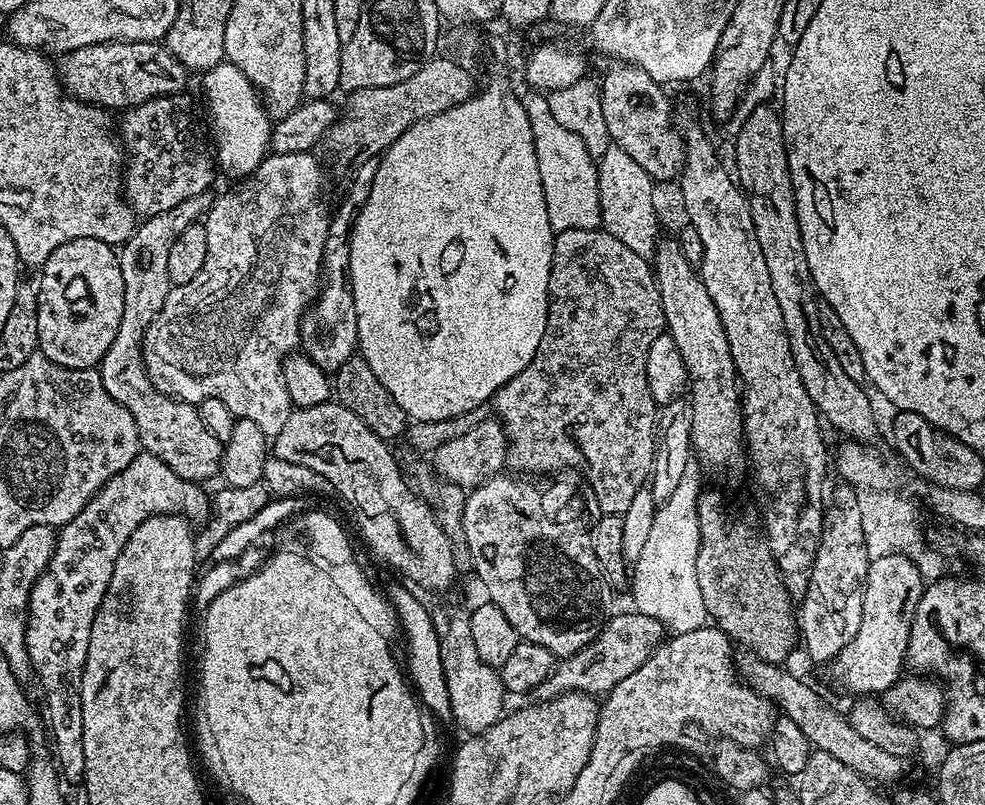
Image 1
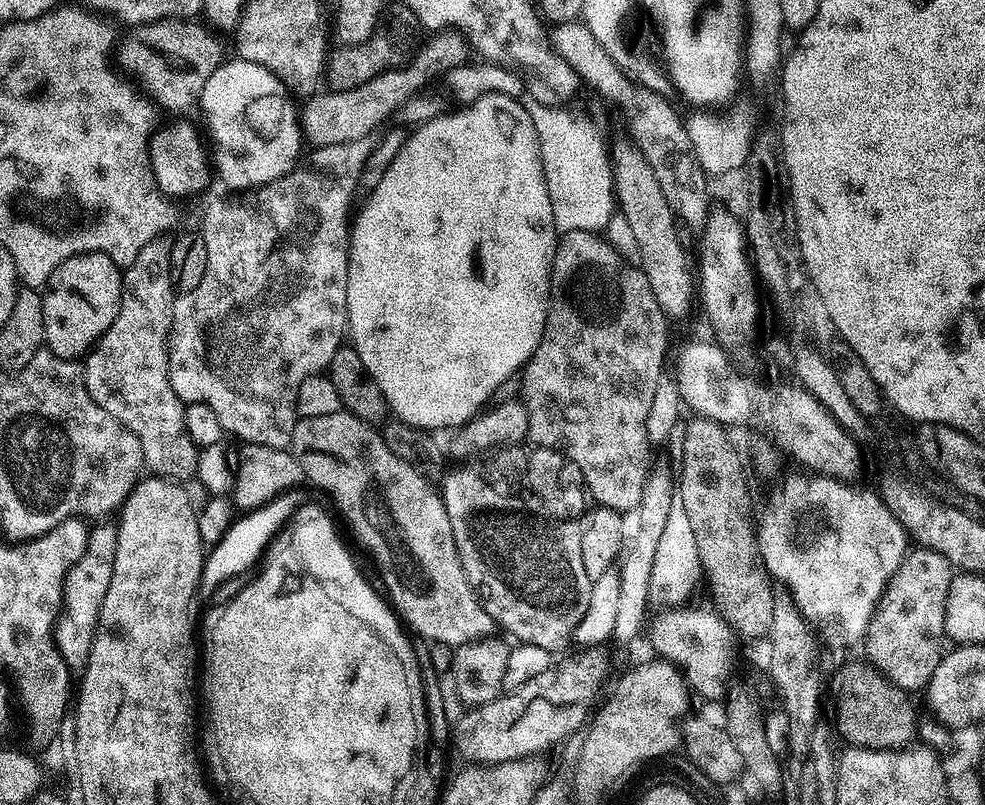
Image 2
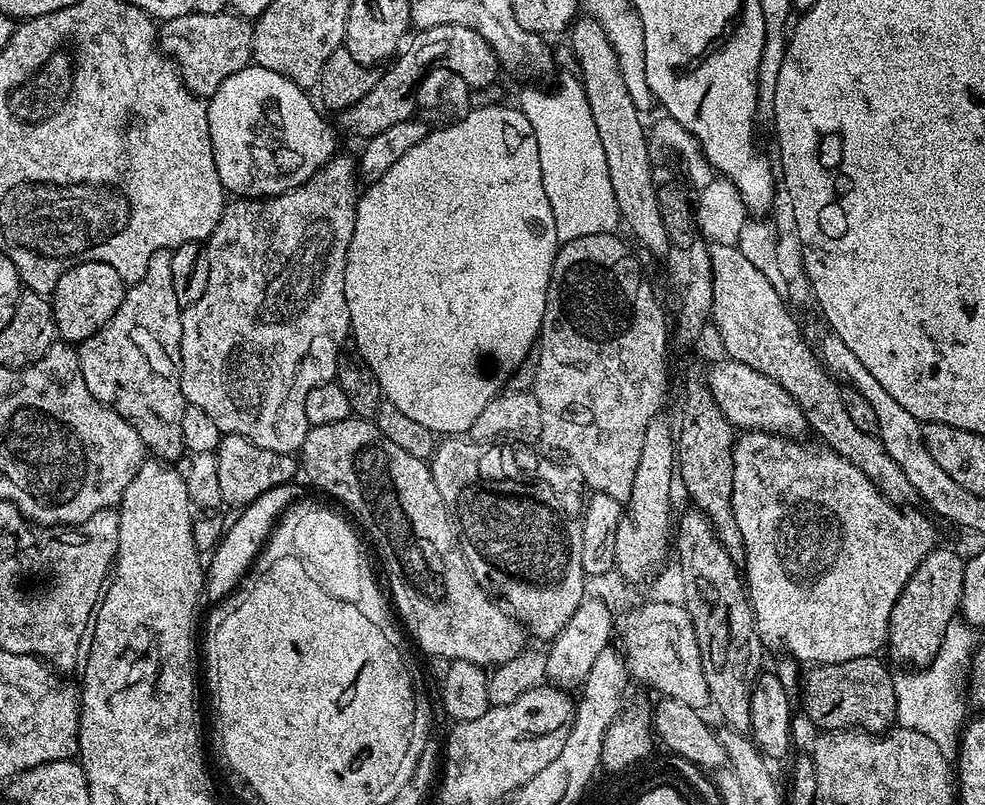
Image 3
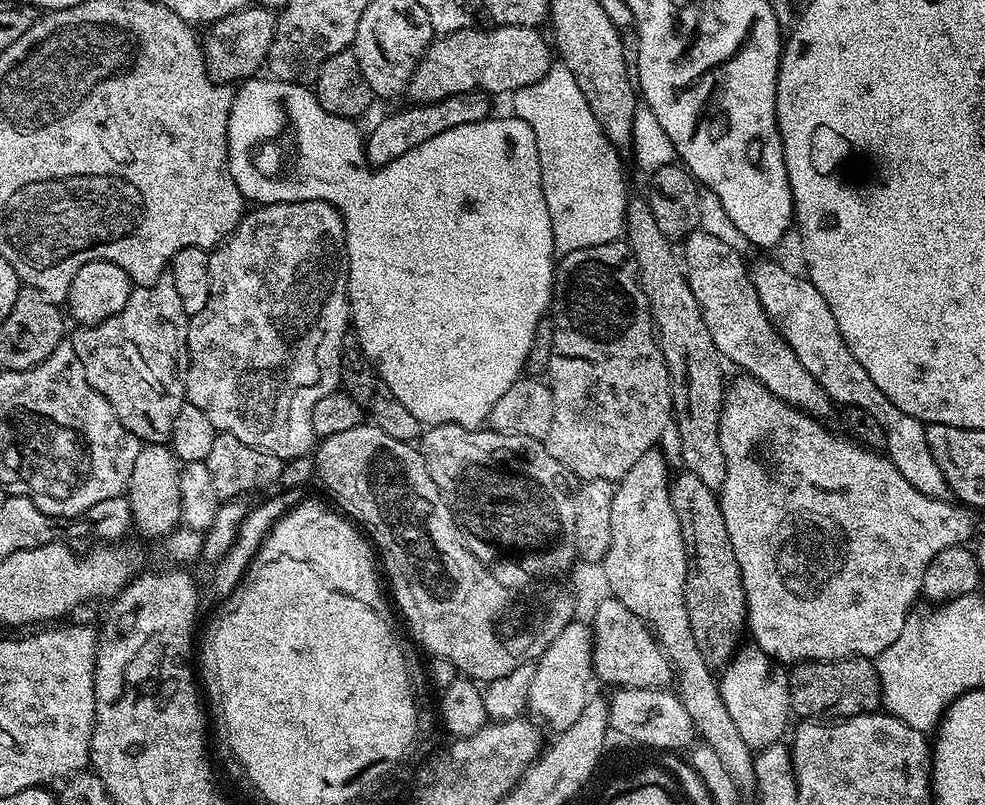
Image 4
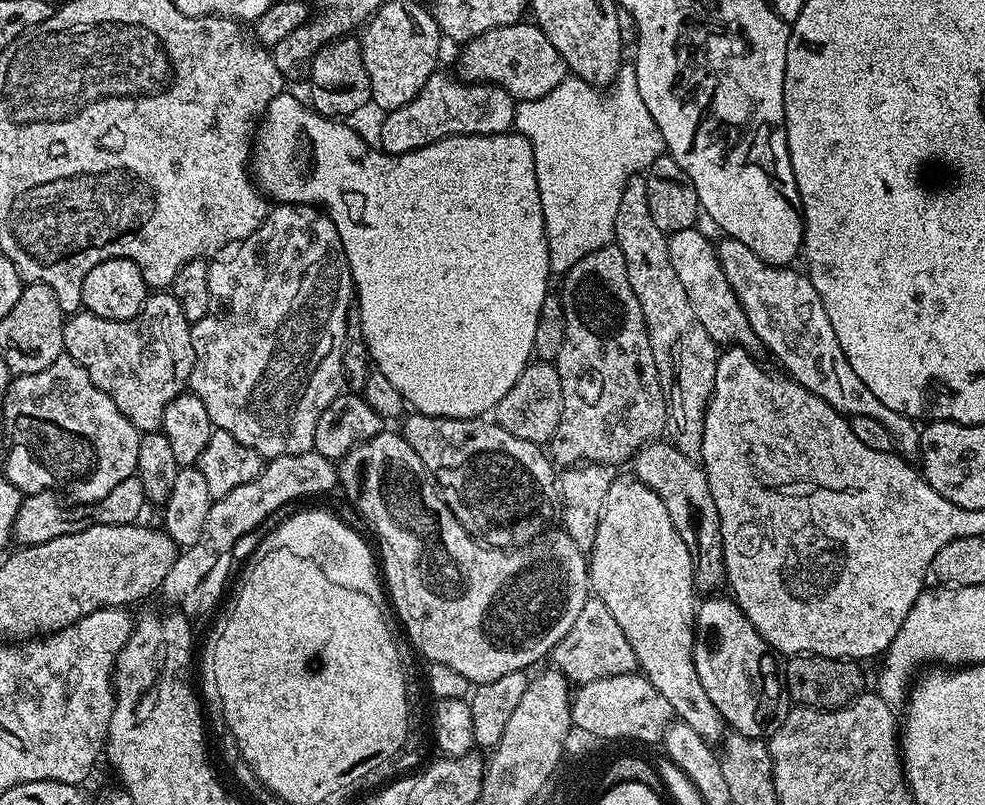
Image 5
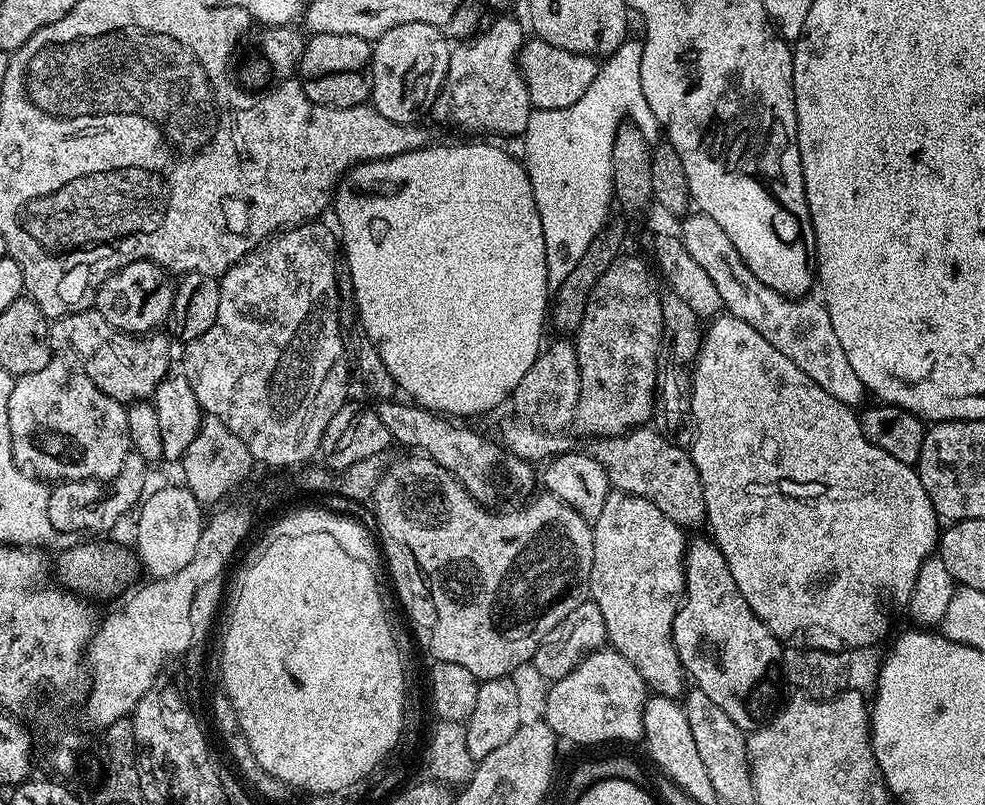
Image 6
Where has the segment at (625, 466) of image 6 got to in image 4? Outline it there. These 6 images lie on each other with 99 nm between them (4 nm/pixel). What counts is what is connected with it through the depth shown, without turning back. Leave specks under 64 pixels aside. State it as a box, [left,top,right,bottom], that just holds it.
[668,470,748,670]

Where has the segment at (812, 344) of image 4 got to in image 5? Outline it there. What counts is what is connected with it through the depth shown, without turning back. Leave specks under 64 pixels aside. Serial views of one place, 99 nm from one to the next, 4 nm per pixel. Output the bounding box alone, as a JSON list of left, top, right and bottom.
[718,238,921,462]

